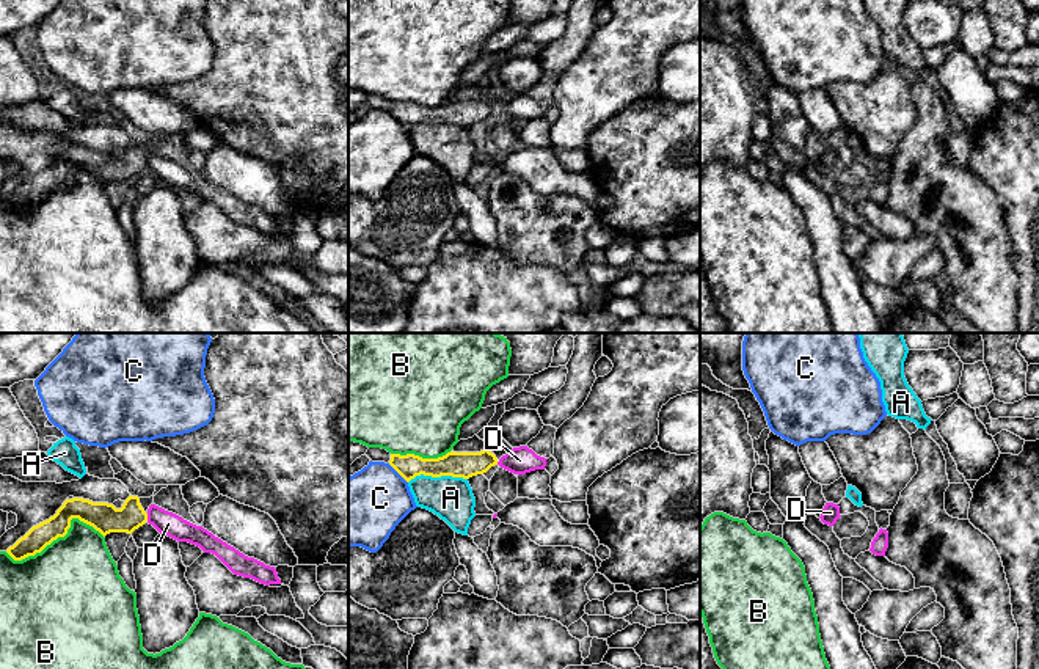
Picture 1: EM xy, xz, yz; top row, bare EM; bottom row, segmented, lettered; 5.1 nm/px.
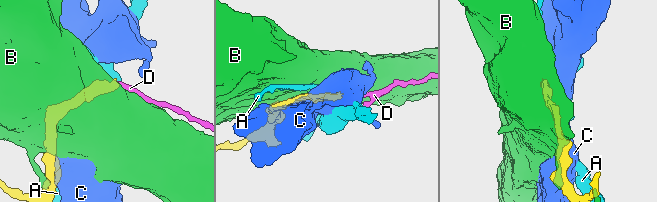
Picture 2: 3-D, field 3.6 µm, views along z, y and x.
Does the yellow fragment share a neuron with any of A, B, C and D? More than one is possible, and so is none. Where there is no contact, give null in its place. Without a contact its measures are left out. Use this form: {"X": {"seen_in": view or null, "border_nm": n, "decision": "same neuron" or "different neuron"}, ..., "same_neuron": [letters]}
{"A": {"seen_in": "xz", "border_nm": 300, "decision": "different neuron"}, "B": {"seen_in": "xy", "border_nm": 500, "decision": "different neuron"}, "C": {"seen_in": "xz", "border_nm": 140, "decision": "different neuron"}, "D": {"seen_in": "xy", "border_nm": 40, "decision": "different neuron"}, "same_neuron": []}

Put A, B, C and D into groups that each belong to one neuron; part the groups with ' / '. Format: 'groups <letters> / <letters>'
groups A / B / C / D

